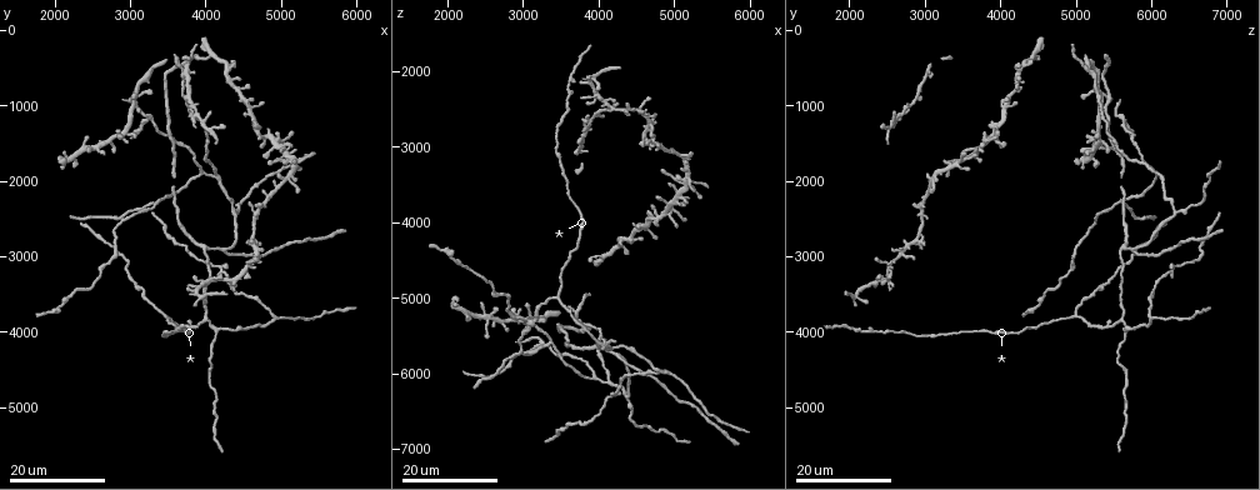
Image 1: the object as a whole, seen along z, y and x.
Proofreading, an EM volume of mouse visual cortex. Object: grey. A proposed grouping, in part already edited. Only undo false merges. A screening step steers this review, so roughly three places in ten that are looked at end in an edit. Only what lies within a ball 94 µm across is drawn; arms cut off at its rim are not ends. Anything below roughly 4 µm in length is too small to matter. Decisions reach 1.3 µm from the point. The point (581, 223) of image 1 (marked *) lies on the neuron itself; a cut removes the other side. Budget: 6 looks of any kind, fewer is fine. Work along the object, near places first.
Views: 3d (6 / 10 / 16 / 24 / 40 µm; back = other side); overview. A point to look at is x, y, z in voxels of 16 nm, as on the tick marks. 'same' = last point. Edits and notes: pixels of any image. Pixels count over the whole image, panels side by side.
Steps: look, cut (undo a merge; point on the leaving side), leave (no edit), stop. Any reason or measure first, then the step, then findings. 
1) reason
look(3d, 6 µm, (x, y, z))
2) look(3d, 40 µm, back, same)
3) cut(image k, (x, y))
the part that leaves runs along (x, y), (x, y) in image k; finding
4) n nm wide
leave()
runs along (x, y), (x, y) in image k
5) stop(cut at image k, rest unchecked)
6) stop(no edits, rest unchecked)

three arms meet
look(3d, 24 µm, (3450, 3750, 5000))

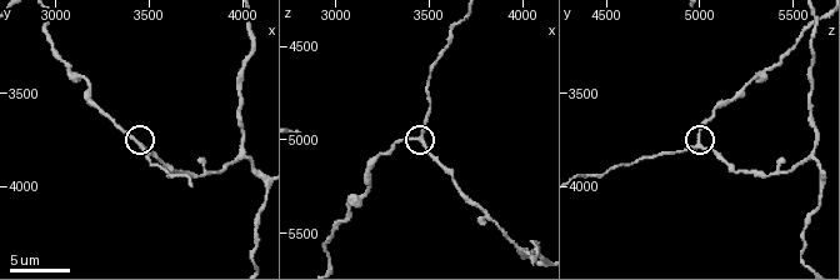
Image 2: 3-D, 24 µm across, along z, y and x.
look(3d, 6 µm, (3440, 3760, 5000))

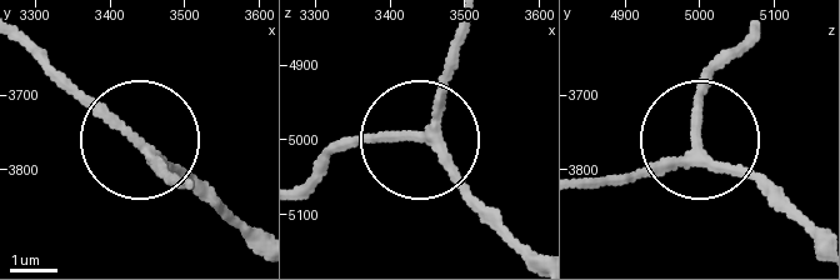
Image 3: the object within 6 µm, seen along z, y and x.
leave()
runs along (466, 21), (430, 129), (326, 149) in image 3; one neuron here

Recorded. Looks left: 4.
four or more arms meet
look(3d, 16 µm, (3950, 3500, 2100))

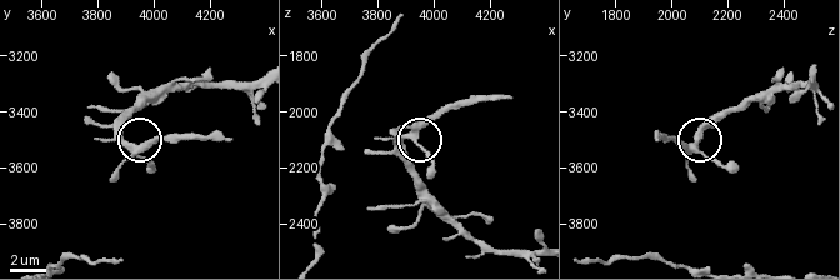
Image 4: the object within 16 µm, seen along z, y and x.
look(3d, 10 µm, (3920, 3520, 2080))

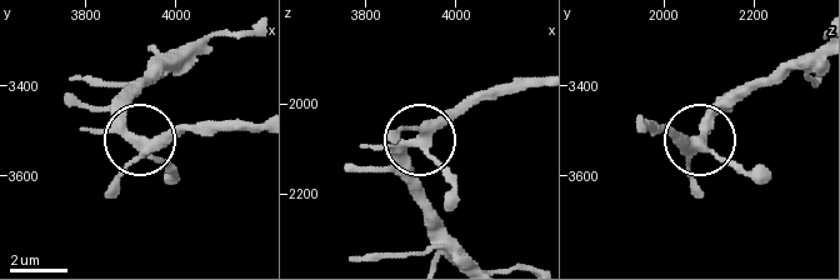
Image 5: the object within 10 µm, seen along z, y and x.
side arm 6 µm; 4 arms
leave()
continuous, no second neuron

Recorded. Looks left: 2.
thin arm on a thick one
look(3d, 16 µm, (5100, 2000, 3100))

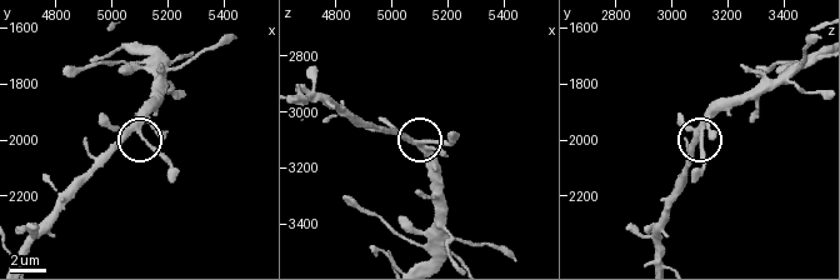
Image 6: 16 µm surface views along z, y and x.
look(3d, 10 µm, (5100, 1970, 3110))

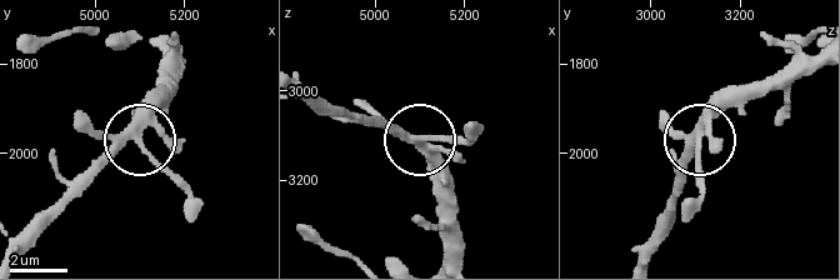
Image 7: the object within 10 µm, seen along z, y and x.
leave()
runs along (641, 255), (699, 143), (701, 195) in image 7; all the same neuron

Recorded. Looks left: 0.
stop(no edits, rest unchecked)

